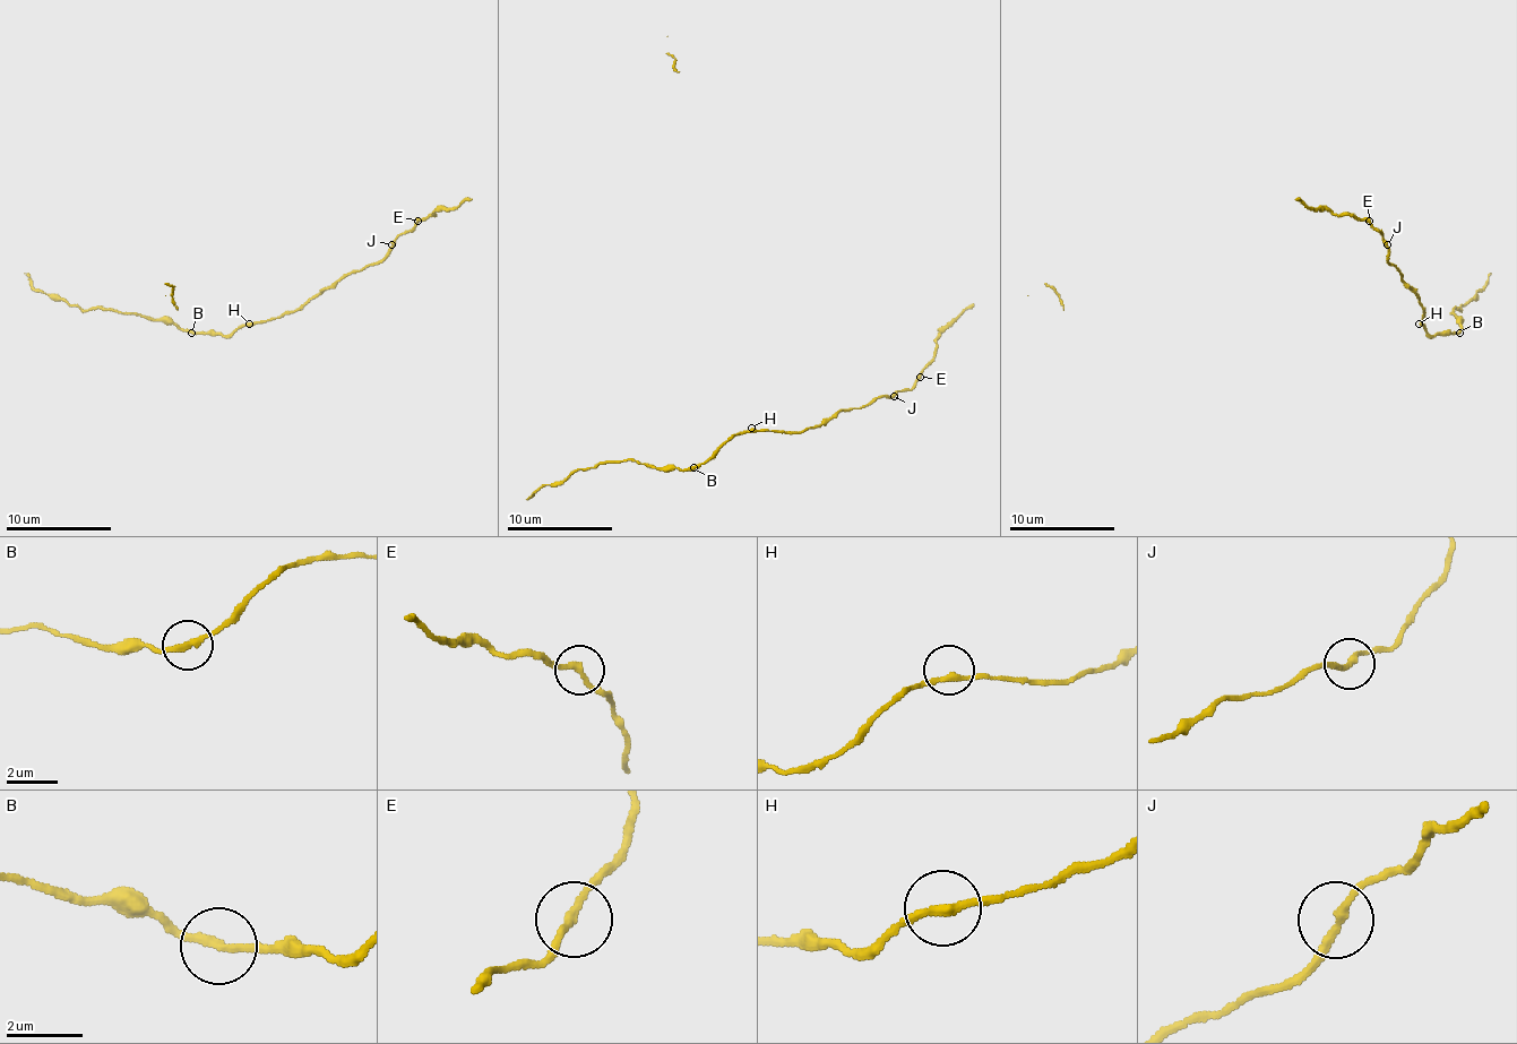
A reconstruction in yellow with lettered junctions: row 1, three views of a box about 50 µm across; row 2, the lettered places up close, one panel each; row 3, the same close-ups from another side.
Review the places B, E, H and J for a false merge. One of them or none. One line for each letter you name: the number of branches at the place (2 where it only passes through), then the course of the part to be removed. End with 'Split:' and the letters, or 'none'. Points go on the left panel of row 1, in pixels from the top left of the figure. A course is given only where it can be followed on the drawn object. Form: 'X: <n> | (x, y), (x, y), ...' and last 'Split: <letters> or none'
Split: none

